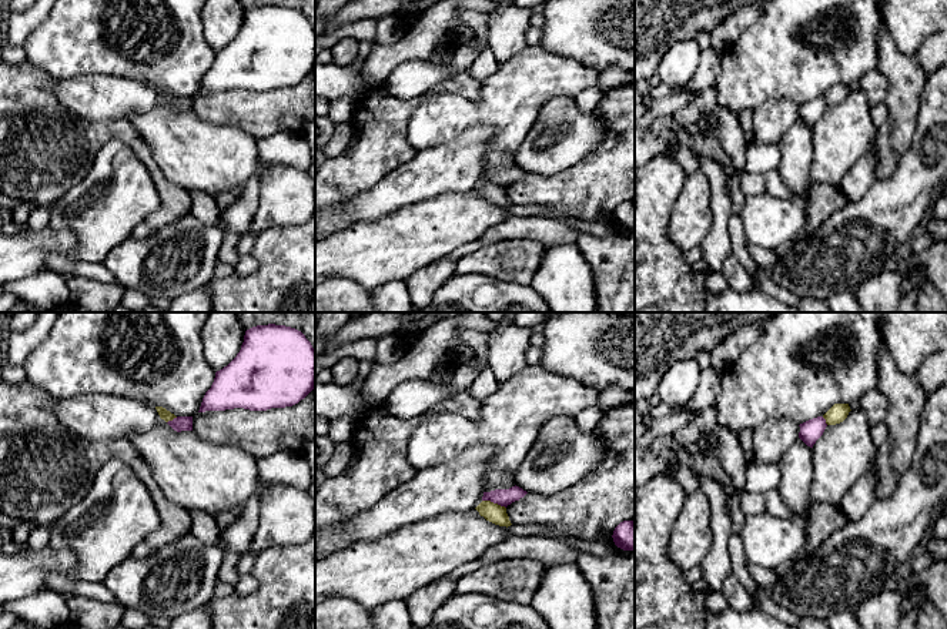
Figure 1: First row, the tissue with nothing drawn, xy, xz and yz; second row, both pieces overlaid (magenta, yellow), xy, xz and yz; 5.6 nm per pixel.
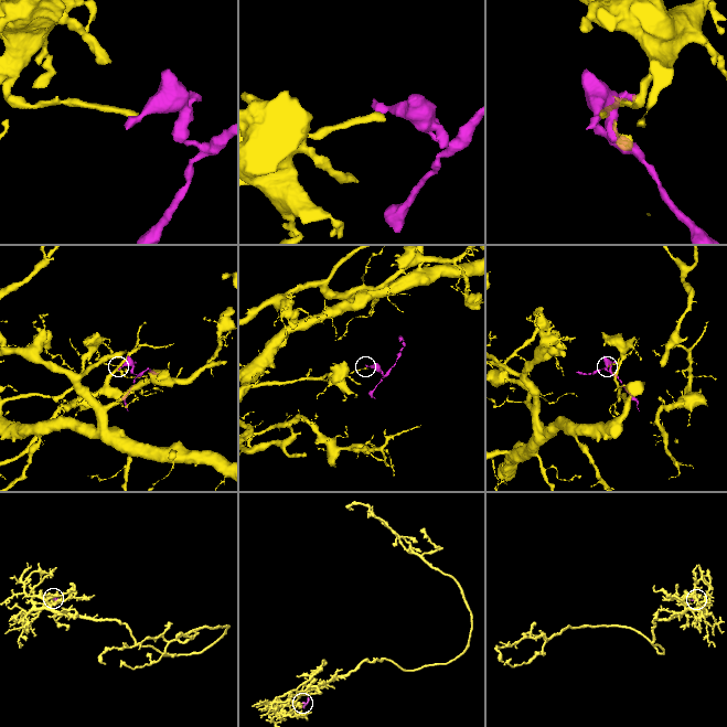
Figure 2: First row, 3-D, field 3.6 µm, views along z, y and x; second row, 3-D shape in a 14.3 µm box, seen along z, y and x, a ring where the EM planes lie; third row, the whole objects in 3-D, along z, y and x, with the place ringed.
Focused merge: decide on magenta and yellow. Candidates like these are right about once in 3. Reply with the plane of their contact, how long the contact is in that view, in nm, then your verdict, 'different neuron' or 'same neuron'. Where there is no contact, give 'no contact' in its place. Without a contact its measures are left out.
meets magenta in xz; contact 140 nm long; different neuron

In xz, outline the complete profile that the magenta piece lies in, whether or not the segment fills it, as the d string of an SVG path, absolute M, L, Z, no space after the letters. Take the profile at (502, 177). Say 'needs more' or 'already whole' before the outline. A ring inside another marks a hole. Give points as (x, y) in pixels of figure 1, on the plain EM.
already whole; M515 165L509 170L495 170L491 173L483 173L482 181L491 181L506 188L512 183L523 178L526 174L526 171Z

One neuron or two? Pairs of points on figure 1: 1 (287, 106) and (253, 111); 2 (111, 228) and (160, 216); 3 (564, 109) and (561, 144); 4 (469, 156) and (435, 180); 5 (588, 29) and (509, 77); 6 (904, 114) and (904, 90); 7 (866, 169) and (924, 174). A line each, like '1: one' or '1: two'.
1: one
2: two
3: one
4: one
5: two
6: one
7: two

